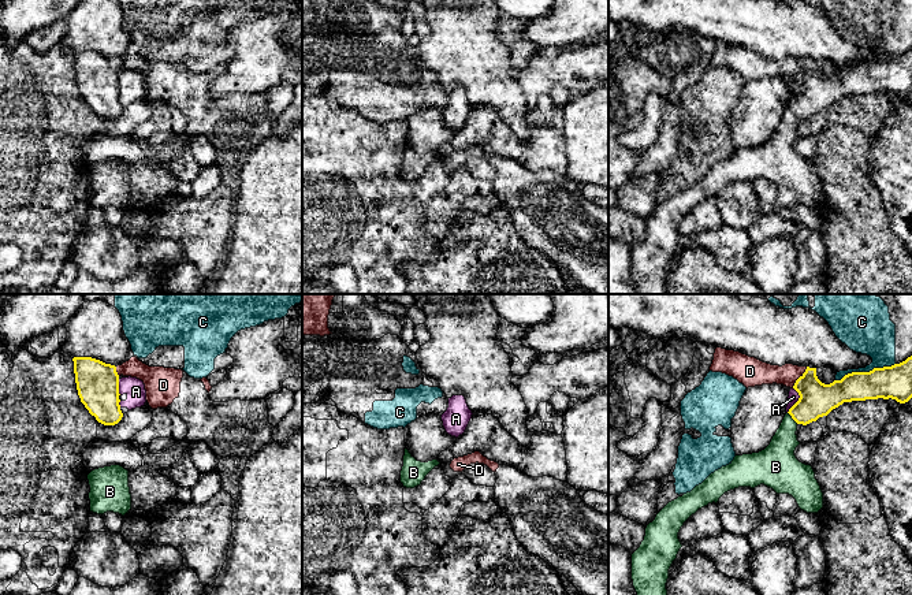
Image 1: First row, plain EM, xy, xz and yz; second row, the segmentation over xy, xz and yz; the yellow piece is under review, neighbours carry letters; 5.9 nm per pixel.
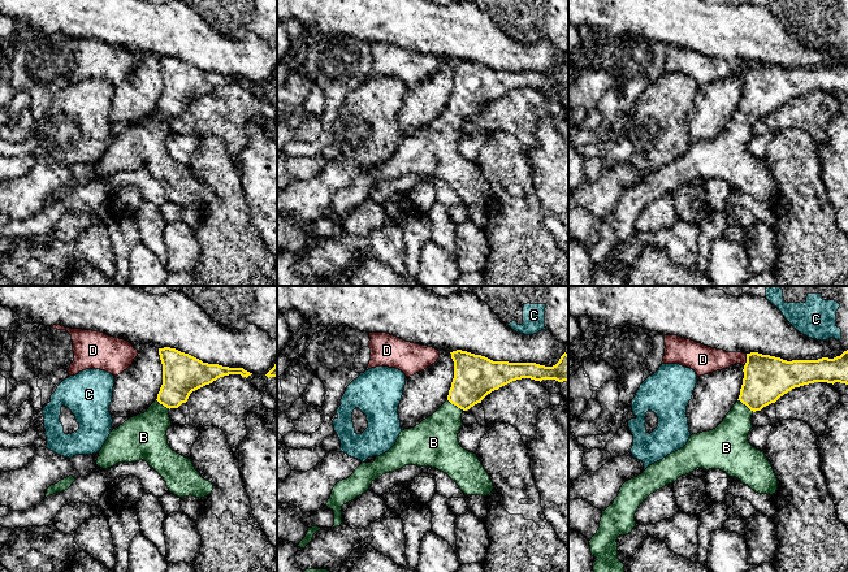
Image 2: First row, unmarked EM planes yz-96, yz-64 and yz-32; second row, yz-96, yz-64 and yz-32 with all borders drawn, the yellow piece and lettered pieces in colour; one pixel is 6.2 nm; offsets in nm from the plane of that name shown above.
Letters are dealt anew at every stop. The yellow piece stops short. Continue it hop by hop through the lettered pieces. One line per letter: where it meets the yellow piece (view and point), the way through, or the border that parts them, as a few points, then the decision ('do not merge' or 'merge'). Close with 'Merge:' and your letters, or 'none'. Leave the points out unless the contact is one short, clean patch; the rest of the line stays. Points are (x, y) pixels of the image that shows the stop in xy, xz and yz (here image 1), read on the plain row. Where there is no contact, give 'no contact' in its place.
A: meets yellow in yz at (799, 93); border along yz (793, 81), (799, 93), (786, 106); do not merge
B: meets yellow in yz at (792, 111); runs through yz (816, 93), (806, 104), (792, 111), (778, 151); merge
C: meets yellow in yz at (864, 66); do not merge
D: meets yellow in yz at (799, 71); do not merge
Merge: B

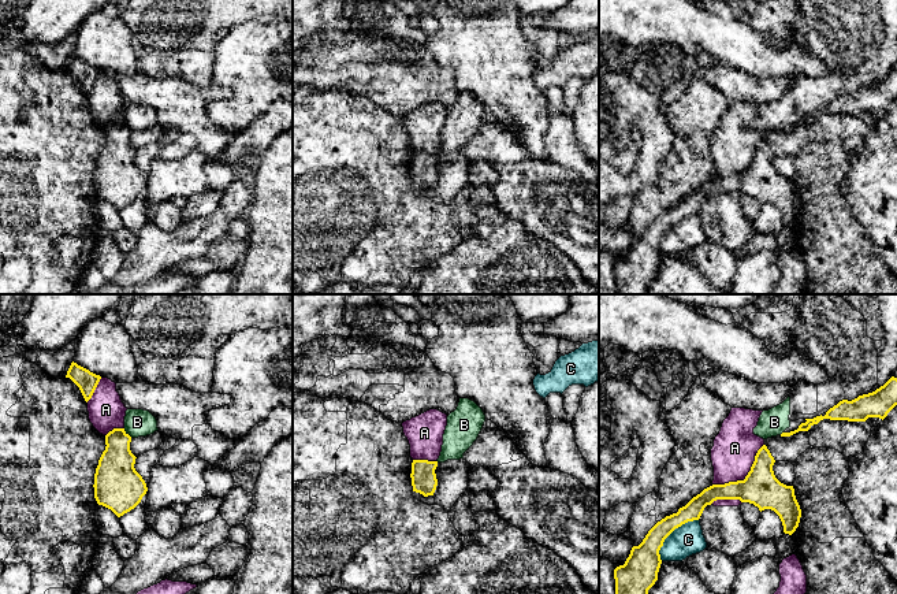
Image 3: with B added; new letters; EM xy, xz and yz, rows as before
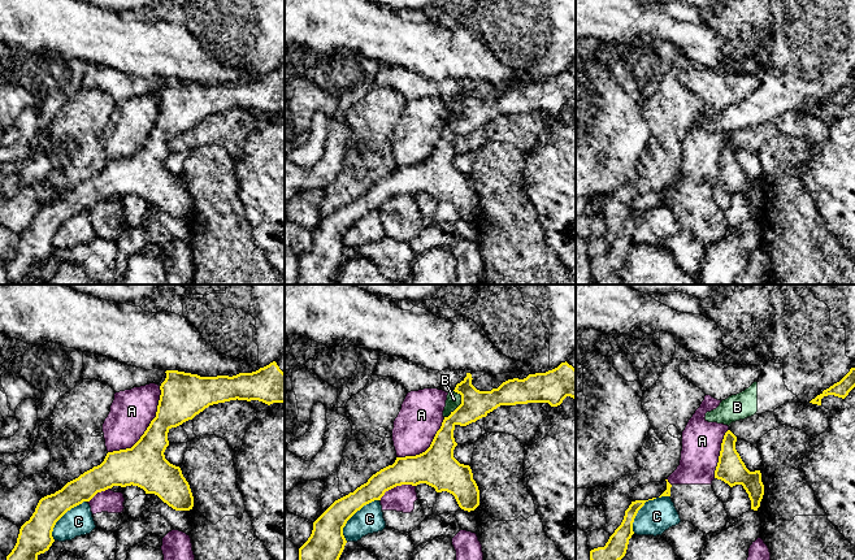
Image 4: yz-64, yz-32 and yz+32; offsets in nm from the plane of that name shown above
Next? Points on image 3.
A: meets yellow in yz at (745, 170); do not merge
B: meets yellow in xy at (127, 127); border along xy (123, 122), (131, 130); do not merge
C: meets yellow in yz at (670, 226); border along yz (698, 212), (683, 216), (665, 233), (659, 244), (661, 253); do not merge
Merge: none

